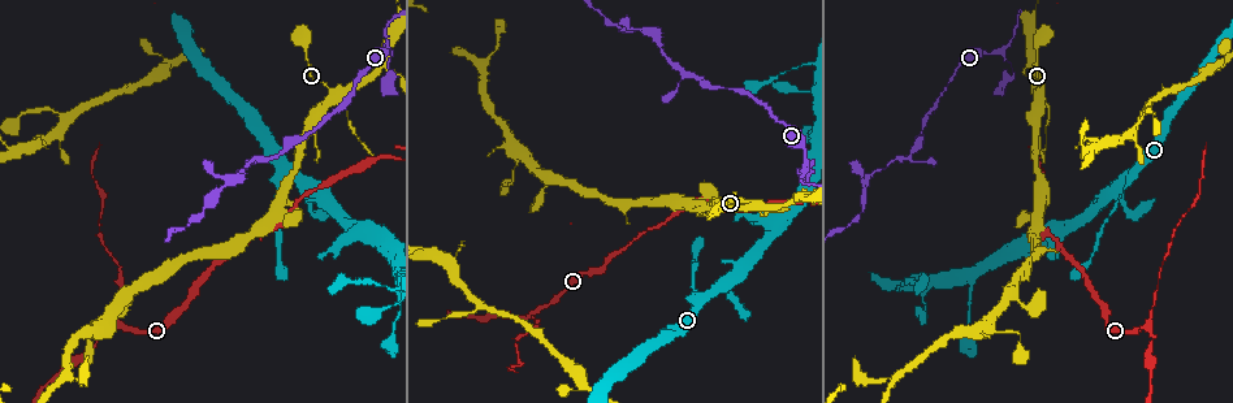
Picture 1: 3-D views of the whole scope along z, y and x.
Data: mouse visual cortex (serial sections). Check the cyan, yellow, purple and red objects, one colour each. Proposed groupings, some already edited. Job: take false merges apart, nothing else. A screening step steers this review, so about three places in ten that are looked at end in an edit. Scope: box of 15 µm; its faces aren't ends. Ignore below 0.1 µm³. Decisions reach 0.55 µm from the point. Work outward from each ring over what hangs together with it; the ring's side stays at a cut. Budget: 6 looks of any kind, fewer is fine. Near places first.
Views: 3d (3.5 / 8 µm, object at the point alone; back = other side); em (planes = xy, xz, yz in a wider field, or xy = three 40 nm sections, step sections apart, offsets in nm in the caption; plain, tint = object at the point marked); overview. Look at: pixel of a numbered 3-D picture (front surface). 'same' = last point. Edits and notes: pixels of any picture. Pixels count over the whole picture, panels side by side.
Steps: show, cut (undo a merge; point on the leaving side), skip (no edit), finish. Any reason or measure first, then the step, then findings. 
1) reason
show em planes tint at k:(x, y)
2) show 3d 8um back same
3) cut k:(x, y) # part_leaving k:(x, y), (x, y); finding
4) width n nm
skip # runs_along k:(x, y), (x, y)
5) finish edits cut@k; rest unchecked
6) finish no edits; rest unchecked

abrupt turn
show 3d 3.5um at 1:(117, 324)

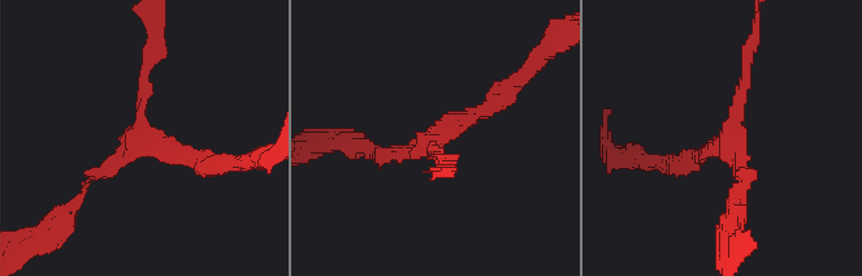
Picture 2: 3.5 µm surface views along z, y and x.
arms 3; arm_widths 150, 150, 200 nm; shape alone is not enough
show em planes tint at 2:(721, 139)

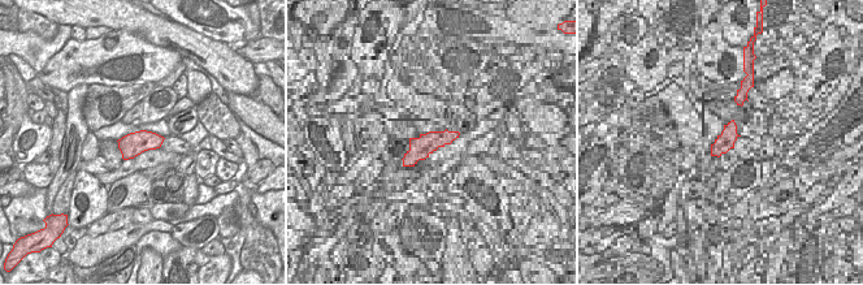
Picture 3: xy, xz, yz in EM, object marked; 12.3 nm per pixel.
skip # runs_along 2:(509, 89), (416, 149), (376, 155); one cell here

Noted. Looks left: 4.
sudden change in width
show 3d 3.5um at 1:(276, 187)

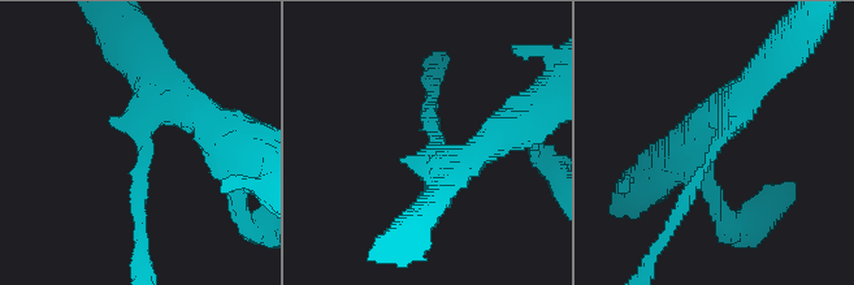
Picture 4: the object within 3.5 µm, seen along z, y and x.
arm_widths 200, 350 nm
show em xy step 1 tint at 4:(434, 138)

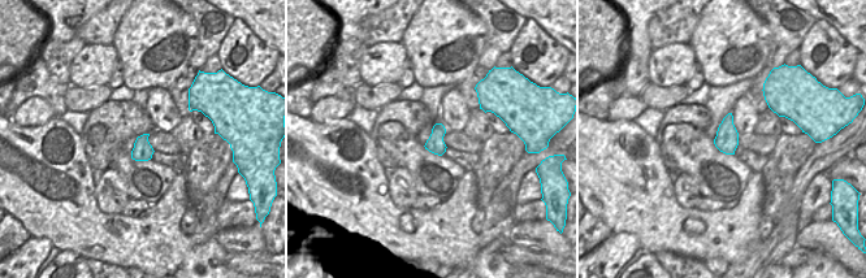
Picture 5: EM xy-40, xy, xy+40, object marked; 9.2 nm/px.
another direction
show em planes tint same

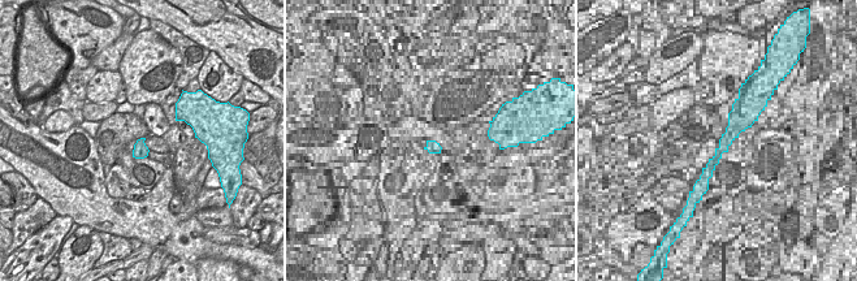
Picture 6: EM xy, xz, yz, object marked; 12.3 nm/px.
width 190 nm
skip # runs_along 4:(753, 83), (670, 232); continuous, no second cell

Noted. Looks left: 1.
finish no edits; rest unchecked

